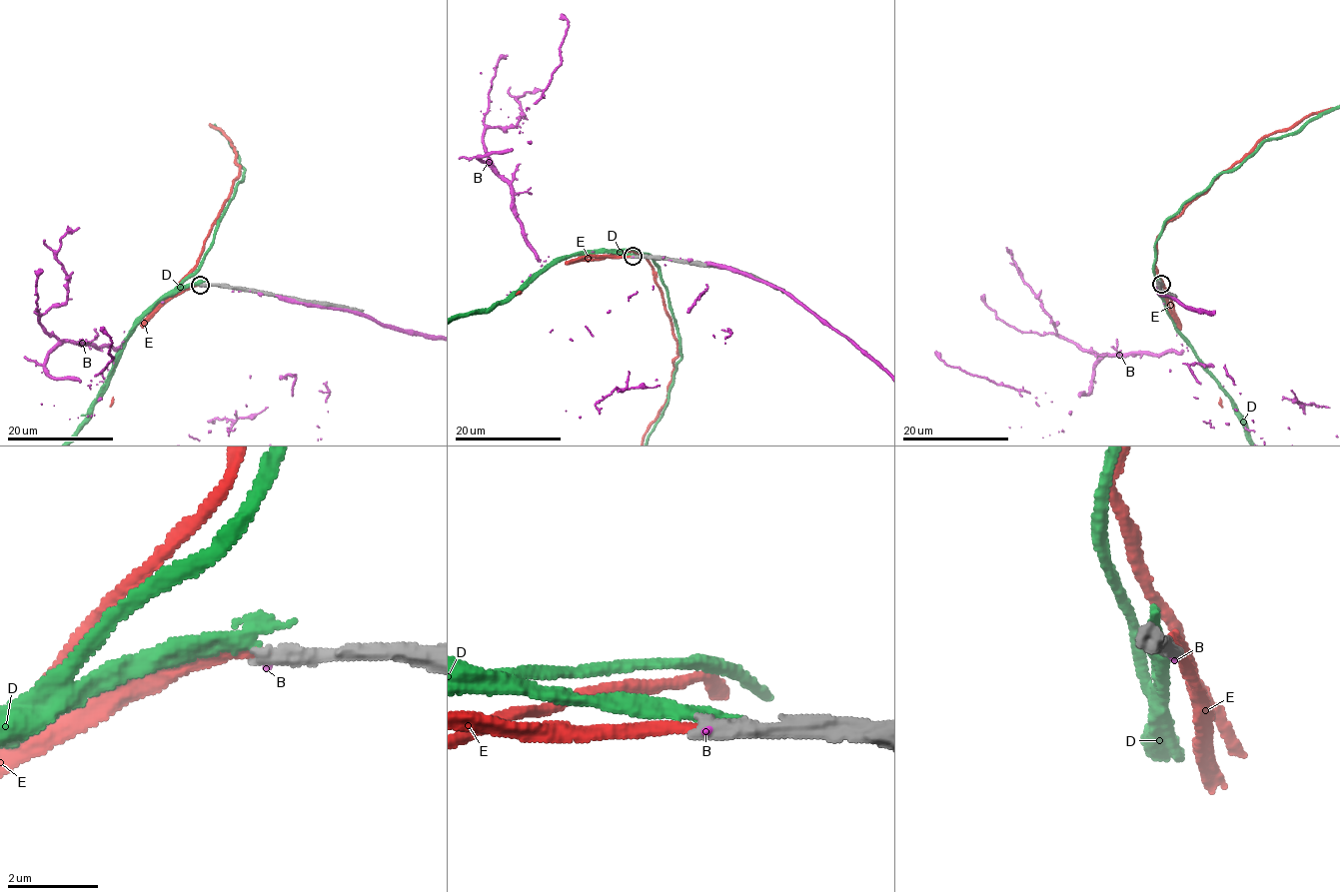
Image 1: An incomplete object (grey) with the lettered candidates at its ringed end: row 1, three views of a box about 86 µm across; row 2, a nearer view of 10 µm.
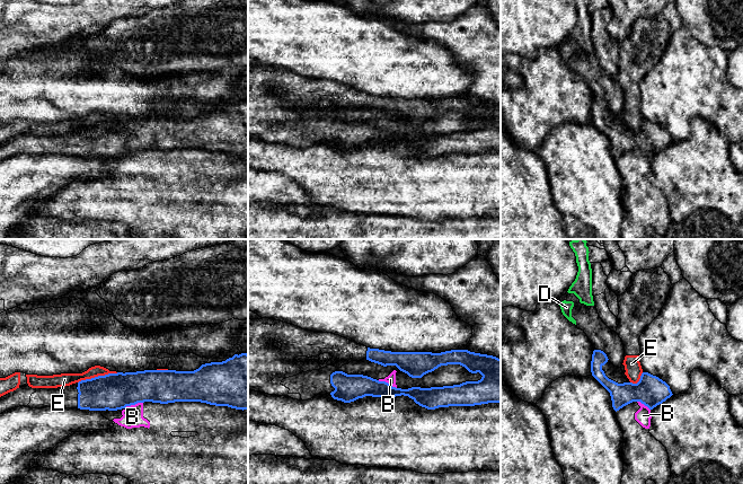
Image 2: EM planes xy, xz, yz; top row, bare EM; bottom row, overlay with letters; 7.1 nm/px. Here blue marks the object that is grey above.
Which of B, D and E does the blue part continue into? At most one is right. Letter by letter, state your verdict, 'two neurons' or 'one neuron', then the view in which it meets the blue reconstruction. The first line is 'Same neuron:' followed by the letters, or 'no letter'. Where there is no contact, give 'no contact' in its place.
Same neuron: no letter
B: two neurons | xz
D: two neurons | no contact
E: two neurons | xy

